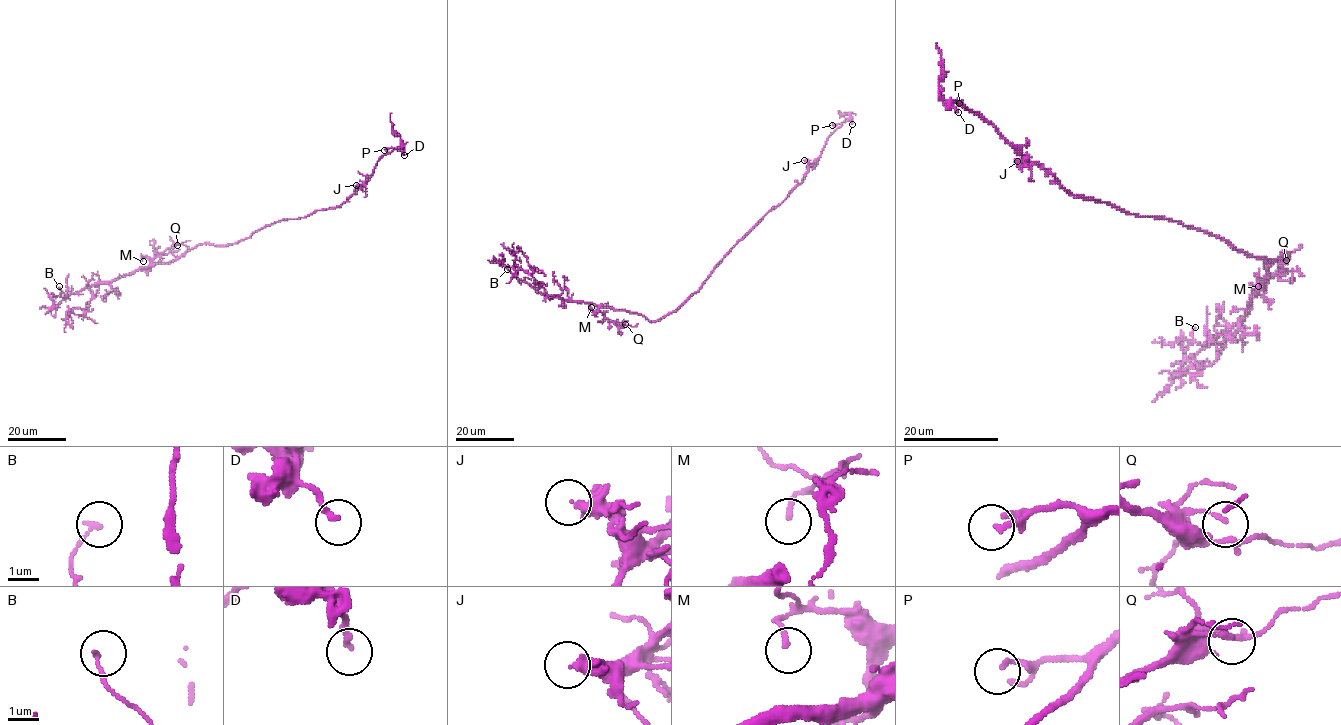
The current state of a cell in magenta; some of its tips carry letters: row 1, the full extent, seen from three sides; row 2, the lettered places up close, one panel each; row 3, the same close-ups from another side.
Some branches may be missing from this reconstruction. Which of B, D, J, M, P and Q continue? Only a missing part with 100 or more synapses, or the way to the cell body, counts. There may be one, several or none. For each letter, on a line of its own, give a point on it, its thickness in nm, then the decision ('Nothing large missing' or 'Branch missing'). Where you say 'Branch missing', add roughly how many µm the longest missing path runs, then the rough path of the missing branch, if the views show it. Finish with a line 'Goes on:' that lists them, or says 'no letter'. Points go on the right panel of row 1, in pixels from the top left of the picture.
B: Place: (1195, 327). Thickness 170 nm. Nothing large missing
D: Place: (958, 112). Thickness 170 nm. Nothing large missing
J: Place: (1017, 161). Thickness 360 nm. Nothing large missing
M: Place: (1258, 286). Thickness 160 nm. Nothing large missing
P: Place: (959, 103). Thickness 150 nm. Nothing large missing
Q: Place: (1286, 260). Thickness 110 nm. Nothing large missing
Goes on: no letter

